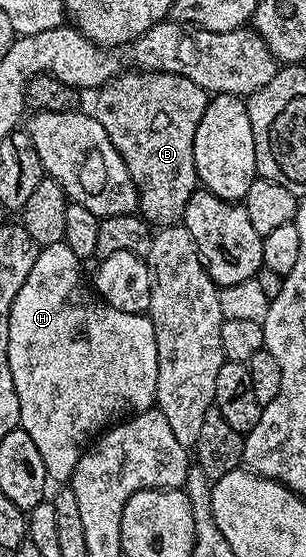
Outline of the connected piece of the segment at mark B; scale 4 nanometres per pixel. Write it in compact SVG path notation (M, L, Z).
M120 72L94 94L93 115L101 127L105 127L105 135L109 135L113 147L117 147L133 179L142 220L152 227L178 225L185 215L185 203L189 203L189 195L193 195L199 185L197 167L193 163L193 139L197 135L197 123L201 123L201 115L205 115L209 94L206 89L197 87L193 79L185 79L181 75L130 72Z

